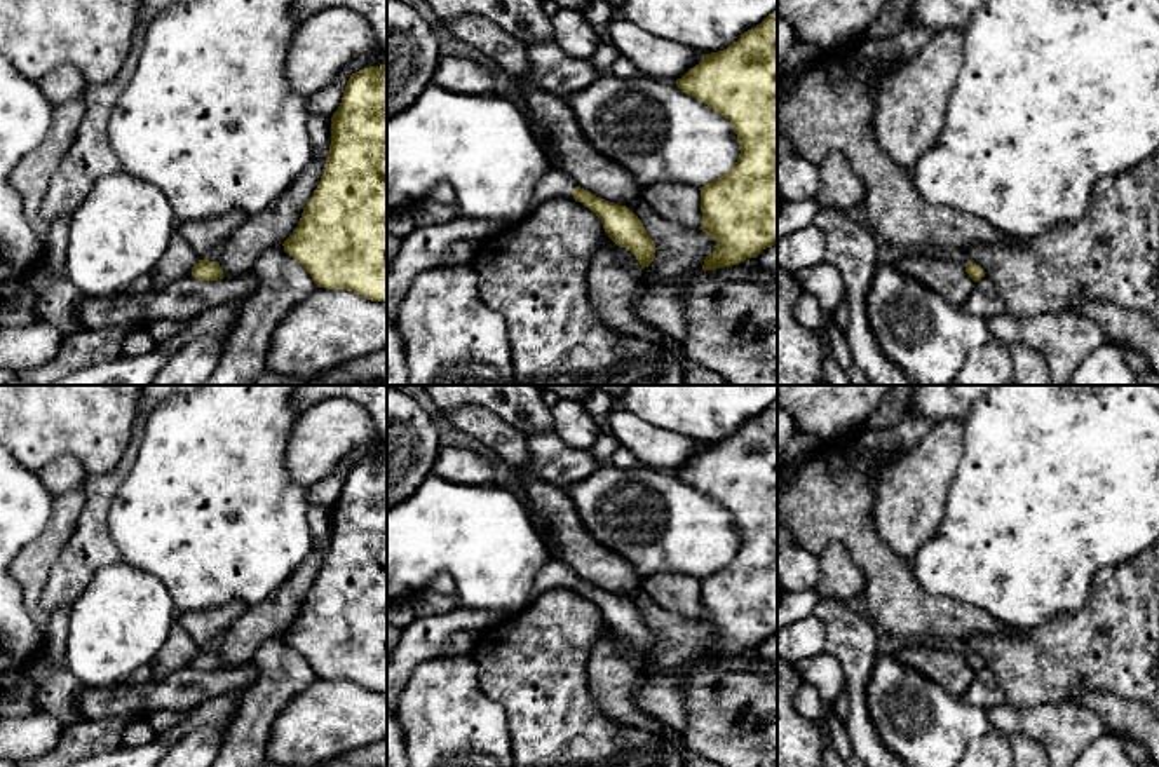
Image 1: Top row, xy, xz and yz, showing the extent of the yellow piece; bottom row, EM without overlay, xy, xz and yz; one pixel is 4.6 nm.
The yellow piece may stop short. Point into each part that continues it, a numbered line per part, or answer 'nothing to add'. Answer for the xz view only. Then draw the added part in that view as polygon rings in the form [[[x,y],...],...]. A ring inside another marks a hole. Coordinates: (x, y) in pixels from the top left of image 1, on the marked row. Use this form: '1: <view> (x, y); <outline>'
1: xz (555, 183); [[[551,169],[537,183],[530,207],[533,211],[544,200],[552,199],[552,197],[573,199],[572,195],[573,188],[575,188],[575,181],[566,173],[559,169]]]

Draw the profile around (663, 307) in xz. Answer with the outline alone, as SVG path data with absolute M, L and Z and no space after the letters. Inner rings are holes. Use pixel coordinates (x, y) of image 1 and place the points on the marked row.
M661 281L655 288L641 289L634 300L640 319L657 328L664 336L681 343L688 333L683 288L671 281Z

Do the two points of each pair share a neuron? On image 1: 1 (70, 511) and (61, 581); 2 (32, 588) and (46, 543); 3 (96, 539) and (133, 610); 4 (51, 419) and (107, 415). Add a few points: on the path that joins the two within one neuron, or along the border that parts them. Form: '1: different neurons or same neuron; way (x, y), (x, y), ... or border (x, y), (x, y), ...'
1: different neurons; border (82, 502), (77, 527), (47, 577)
2: same neuron; way (32, 577), (32, 565), (40, 553)
3: different neurons; border (119, 560), (103, 565), (82, 595)
4: same neuron; way (65, 415), (93, 415)

